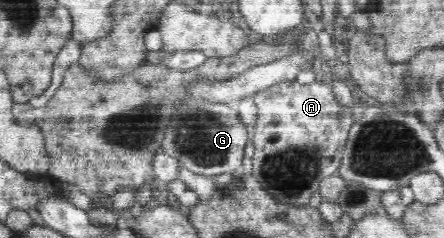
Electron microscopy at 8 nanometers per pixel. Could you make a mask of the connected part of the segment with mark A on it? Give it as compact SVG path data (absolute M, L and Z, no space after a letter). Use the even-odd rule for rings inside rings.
M318 79L312 87L289 80L252 95L258 108L257 121L250 127L250 144L255 148L252 174L268 194L285 205L308 206L322 181L340 170L350 129L358 118L352 109L338 103L330 88L328 83L318 83Z

